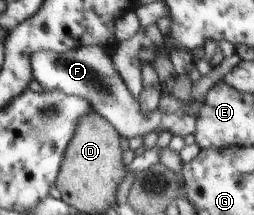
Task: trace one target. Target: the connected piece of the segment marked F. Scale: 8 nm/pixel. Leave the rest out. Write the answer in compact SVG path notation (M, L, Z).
M79 47L64 53L37 51L32 54L30 65L33 80L38 82L44 91L59 91L86 100L97 114L114 126L116 133L122 138L130 141L137 137L146 137L150 132L170 132L173 136L179 135L191 140L196 125L196 107L188 113L178 111L170 114L157 109L150 115L145 115L139 101L128 91L126 84L116 72L111 57L105 54L102 47Z

